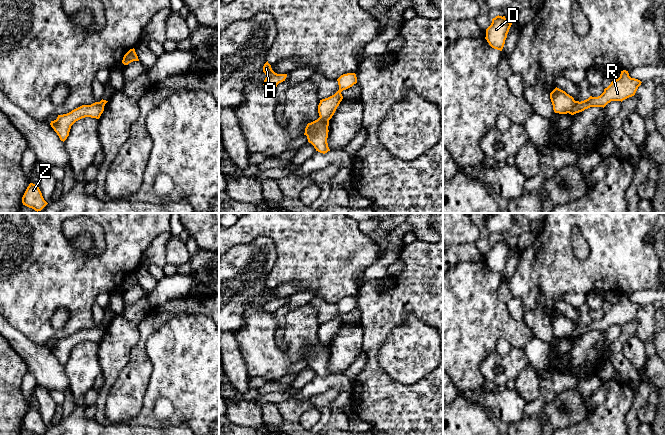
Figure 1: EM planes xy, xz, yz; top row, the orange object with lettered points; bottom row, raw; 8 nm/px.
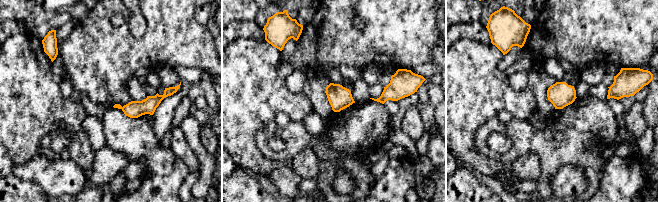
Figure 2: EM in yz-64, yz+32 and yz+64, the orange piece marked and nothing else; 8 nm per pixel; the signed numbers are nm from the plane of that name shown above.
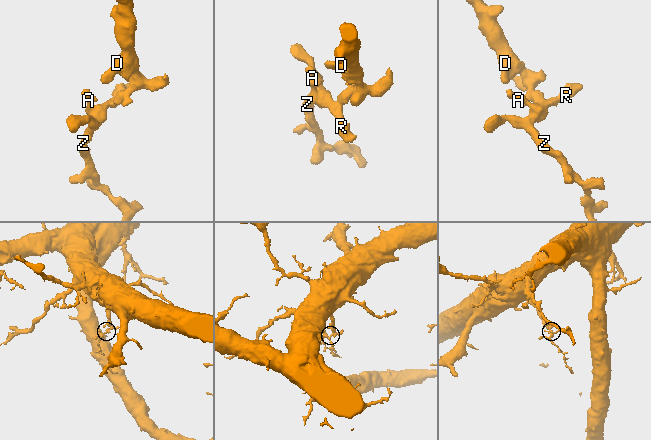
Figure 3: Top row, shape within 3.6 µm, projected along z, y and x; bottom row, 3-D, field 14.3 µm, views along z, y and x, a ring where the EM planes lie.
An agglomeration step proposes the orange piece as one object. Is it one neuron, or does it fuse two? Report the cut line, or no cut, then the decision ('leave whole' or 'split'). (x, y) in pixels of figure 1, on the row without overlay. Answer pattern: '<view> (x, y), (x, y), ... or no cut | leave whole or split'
yz (576, 325), (568, 336) | split

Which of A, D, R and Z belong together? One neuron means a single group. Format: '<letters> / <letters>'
A R Z / D

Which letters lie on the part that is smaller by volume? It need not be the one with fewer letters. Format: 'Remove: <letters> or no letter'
Remove: A, R, Z

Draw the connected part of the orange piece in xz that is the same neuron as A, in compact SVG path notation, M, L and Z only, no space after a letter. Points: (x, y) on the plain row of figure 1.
M268 285L263 290L263 296L266 299L266 302L264 304L264 310L270 313L275 313L277 309L283 305L285 305L287 298L277 298L275 297L271 289L268 287Z

